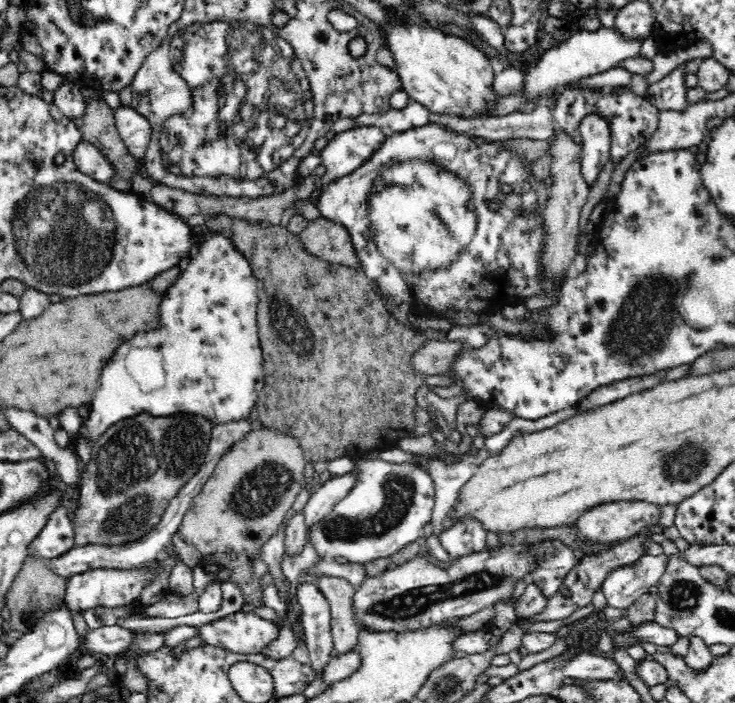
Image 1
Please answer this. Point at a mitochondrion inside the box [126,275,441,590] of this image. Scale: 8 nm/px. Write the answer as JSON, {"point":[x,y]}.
{"point":[398,490]}

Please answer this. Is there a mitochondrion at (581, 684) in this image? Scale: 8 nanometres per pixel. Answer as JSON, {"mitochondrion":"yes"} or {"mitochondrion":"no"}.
{"mitochondrion":"no"}

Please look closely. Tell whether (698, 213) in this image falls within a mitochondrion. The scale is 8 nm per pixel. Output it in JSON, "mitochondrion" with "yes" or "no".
{"mitochondrion":"no"}

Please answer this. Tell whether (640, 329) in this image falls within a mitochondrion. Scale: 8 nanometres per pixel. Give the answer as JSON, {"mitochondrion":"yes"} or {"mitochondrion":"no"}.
{"mitochondrion":"yes"}

